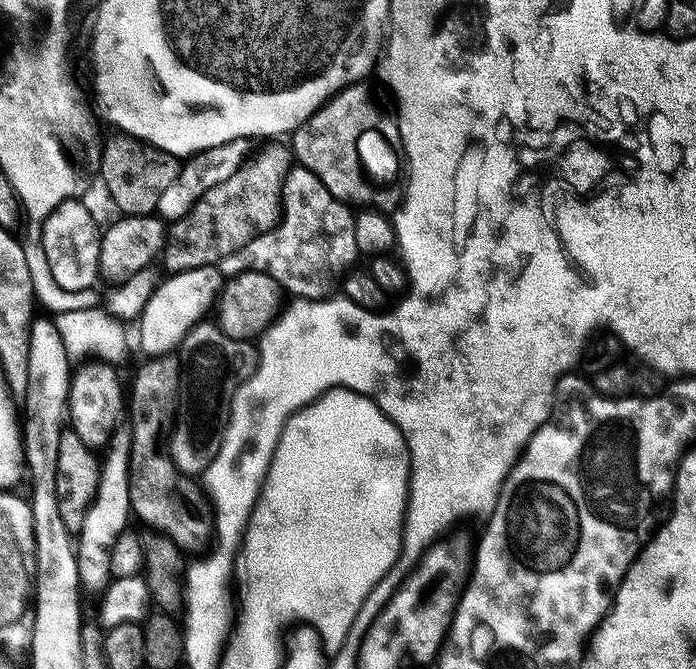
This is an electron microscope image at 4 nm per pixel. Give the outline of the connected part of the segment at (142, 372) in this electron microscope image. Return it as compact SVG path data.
M175 355L154 356L143 361L145 364L136 372L136 377L130 384L130 399L126 408L132 412L132 445L130 446L130 502L132 503L132 516L140 519L142 523L149 524L153 533L168 536L175 542L180 551L185 554L191 552L203 553L209 547L214 536L214 508L206 495L205 489L199 483L195 484L193 477L187 472L180 471L179 466L171 458L171 455L162 453L156 449L156 440L164 436L168 423L173 423L178 412L178 397L182 392L182 365Z

